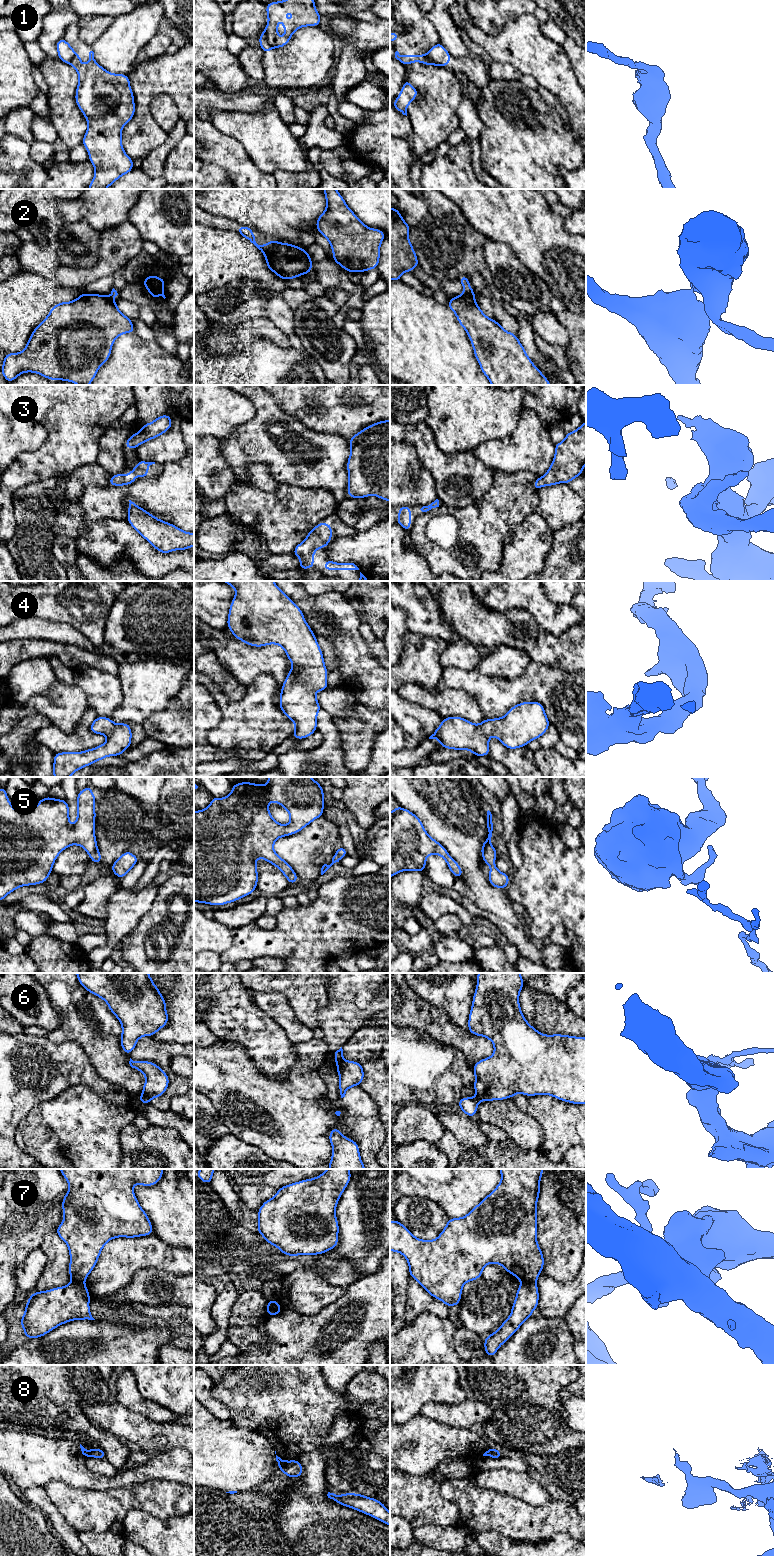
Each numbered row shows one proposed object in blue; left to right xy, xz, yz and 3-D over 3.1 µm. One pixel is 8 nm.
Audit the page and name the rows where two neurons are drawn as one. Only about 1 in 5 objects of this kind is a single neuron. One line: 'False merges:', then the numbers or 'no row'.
False merges: 1, 2, 5, 6, 7, 8

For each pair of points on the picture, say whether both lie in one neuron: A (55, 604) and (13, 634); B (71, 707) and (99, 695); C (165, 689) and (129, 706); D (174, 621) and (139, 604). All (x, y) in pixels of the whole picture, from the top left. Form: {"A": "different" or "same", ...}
{"A": "different", "B": "different", "C": "same", "D": "same"}

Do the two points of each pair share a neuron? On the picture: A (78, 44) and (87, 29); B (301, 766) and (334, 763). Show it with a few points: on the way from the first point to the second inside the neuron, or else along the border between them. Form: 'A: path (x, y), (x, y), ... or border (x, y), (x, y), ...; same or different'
A: border (80, 22), (79, 37), (91, 46); different
B: path (309, 766), (320, 766), (326, 762); same

